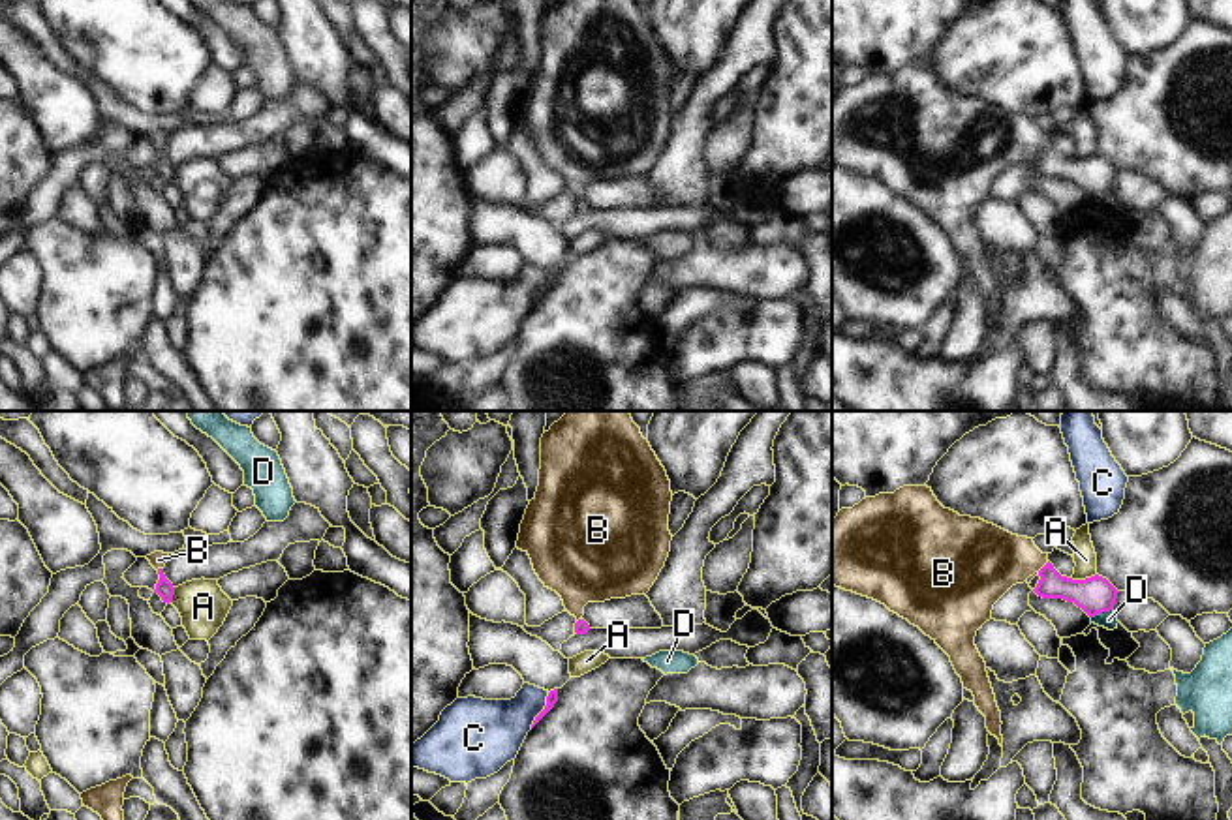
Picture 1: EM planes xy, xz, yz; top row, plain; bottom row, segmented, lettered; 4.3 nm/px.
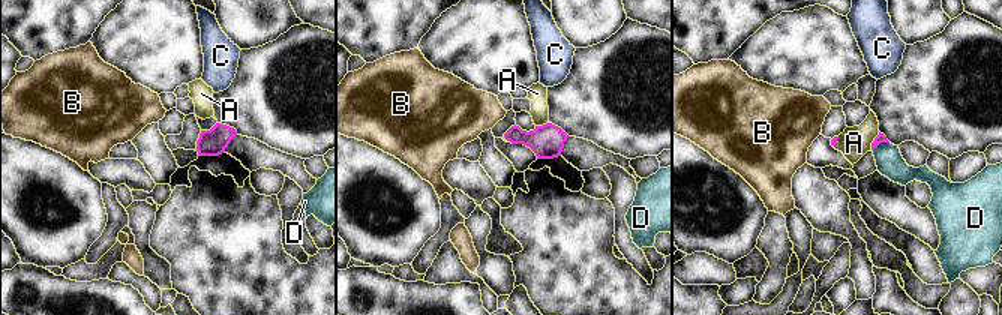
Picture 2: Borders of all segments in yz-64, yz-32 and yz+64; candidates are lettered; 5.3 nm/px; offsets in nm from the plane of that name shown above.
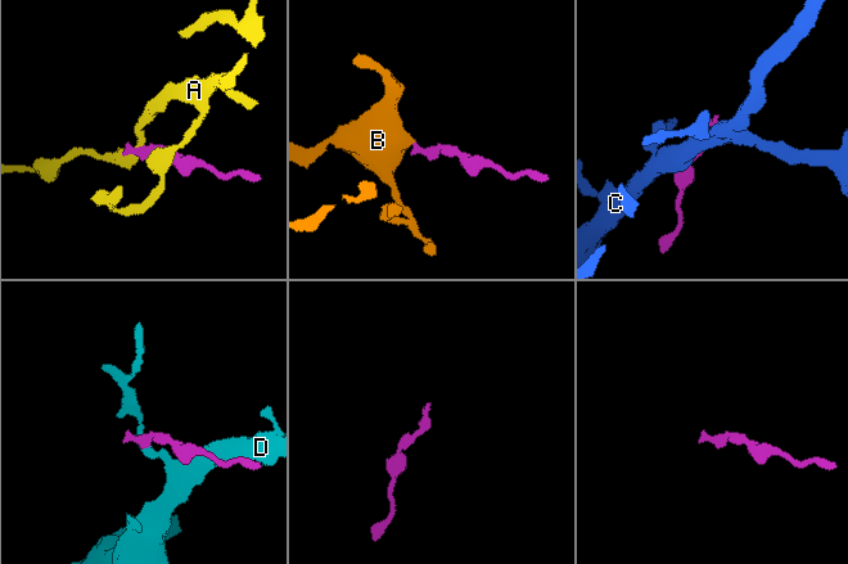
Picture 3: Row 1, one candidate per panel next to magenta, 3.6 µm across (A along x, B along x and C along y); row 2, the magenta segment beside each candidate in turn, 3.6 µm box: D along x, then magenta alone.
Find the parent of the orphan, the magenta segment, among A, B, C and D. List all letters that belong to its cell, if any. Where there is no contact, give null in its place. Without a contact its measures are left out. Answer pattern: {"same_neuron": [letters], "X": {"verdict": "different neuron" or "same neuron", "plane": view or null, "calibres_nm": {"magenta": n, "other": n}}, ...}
{"same_neuron": ["B"], "A": {"verdict": "different neuron", "plane": "yz", "calibres_nm": {"magenta": 160, "other": 100}}, "B": {"verdict": "same neuron", "plane": "yz", "calibres_nm": {"magenta": 160, "other": 300}}, "C": {"verdict": "different neuron", "plane": "xz", "calibres_nm": {"magenta": 50, "other": 280}}, "D": {"verdict": "different neuron", "plane": "yz", "calibres_nm": {"magenta": 160, "other": 80}}}

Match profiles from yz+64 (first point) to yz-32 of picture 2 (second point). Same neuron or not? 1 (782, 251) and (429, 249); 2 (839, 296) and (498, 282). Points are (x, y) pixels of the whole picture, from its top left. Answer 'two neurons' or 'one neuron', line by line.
1: two neurons
2: one neuron

